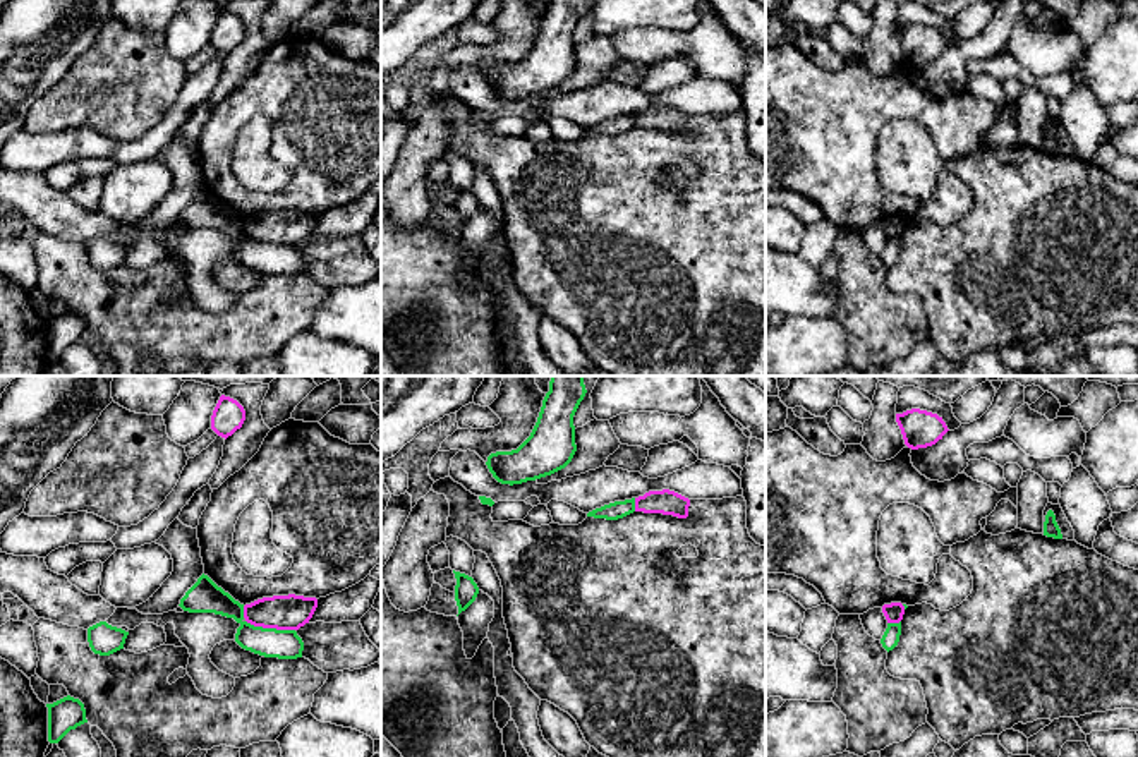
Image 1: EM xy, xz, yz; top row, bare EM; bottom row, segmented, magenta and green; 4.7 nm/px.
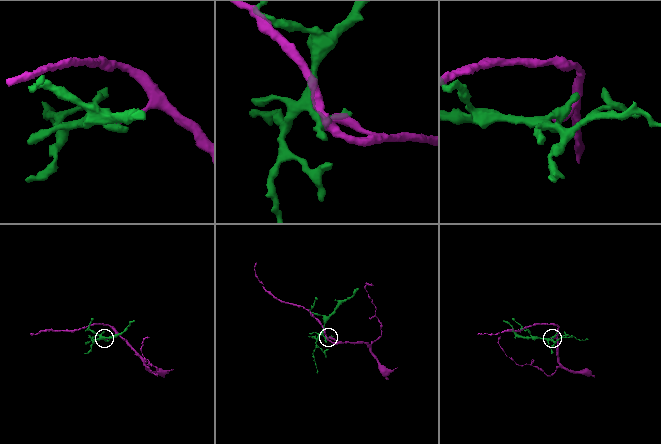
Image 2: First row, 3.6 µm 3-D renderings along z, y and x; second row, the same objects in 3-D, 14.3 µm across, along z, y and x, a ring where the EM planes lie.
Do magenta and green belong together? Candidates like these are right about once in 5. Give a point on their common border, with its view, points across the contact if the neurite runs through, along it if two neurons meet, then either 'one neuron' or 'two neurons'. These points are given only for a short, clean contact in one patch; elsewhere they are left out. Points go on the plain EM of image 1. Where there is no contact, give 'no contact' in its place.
xy (270, 242) | along xy (246, 236), (254, 241), (294, 246) | two neurons

